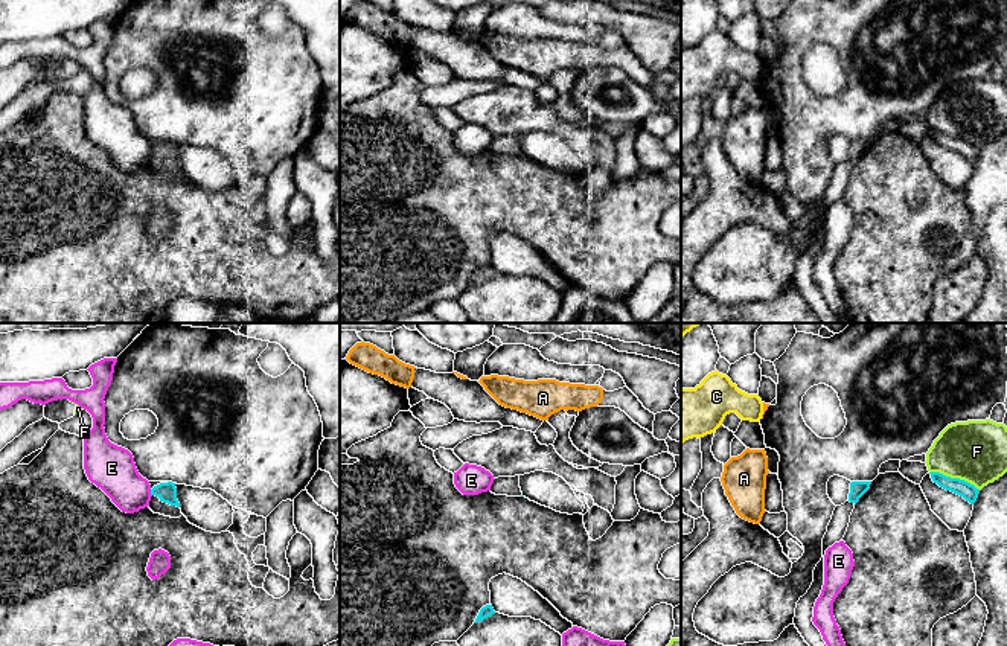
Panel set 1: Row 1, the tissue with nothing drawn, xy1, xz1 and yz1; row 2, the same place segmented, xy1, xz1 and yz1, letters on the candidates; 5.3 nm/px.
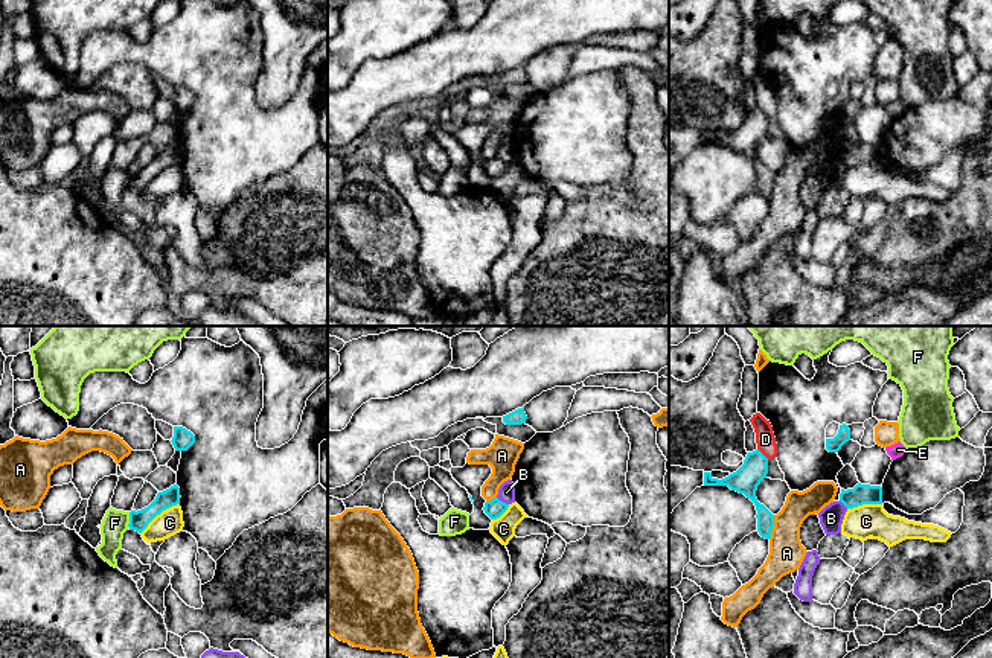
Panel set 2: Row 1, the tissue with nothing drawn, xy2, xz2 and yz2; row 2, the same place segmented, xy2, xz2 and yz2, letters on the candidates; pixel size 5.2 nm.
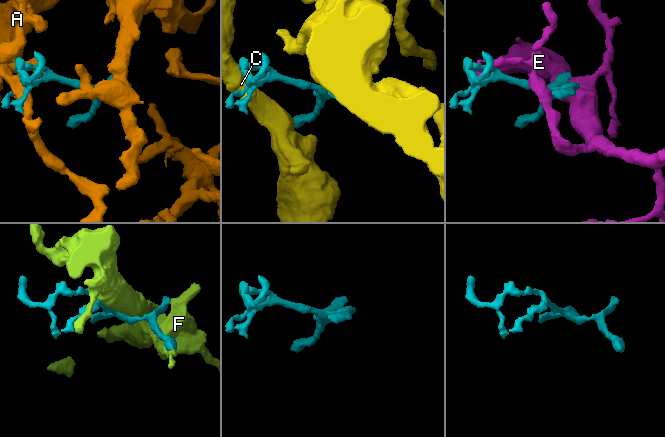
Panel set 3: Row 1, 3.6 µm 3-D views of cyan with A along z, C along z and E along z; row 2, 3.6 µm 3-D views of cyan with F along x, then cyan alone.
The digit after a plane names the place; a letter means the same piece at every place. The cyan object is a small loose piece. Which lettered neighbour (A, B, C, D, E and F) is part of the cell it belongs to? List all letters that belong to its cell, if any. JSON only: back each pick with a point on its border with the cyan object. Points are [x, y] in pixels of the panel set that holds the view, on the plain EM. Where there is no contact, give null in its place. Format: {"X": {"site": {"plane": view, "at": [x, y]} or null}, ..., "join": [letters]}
{"join": []}

